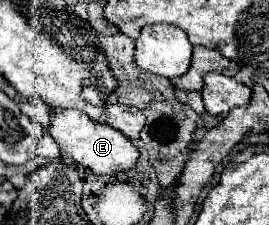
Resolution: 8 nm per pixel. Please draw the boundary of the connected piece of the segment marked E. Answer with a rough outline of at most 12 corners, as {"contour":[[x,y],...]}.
{"contour":[[48,107],[62,153],[96,175],[136,165],[140,149],[76,109]]}

